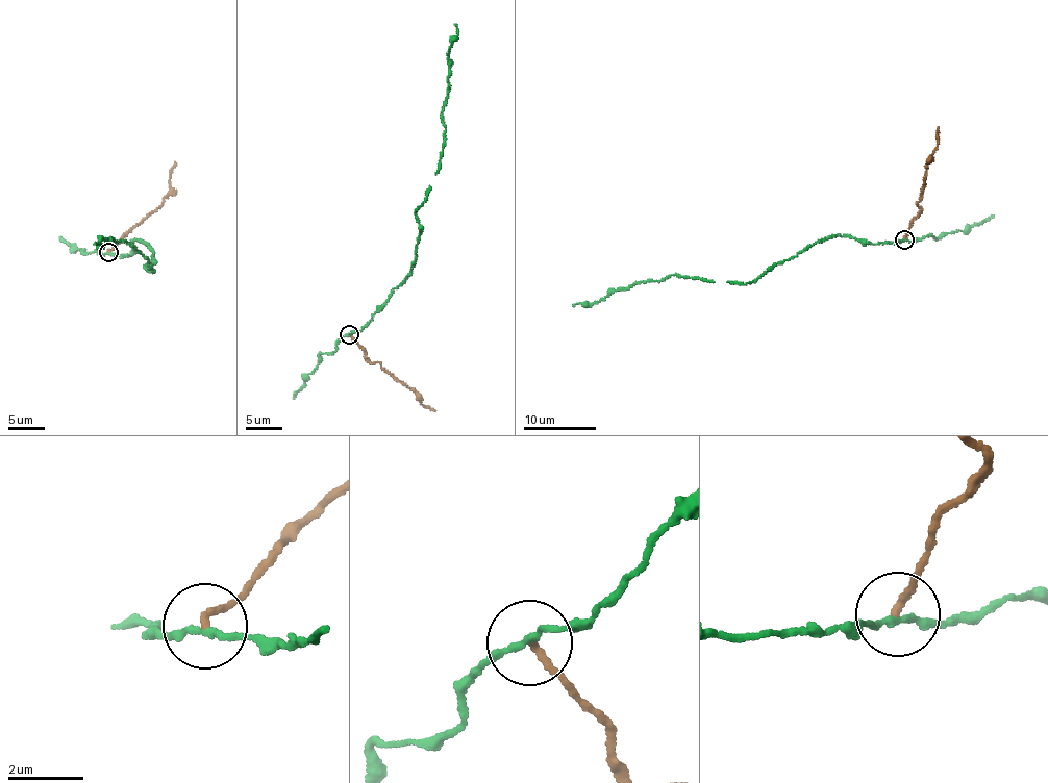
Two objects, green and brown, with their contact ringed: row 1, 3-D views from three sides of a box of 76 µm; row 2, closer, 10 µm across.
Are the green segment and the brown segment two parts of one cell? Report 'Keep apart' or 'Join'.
Keep apart

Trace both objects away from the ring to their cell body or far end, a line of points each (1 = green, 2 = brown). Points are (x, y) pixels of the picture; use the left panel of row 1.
1: (109, 252), (128, 256), (132, 241), (143, 240), (154, 255), (146, 267), (153, 272), (123, 240), (93, 244)
2: (109, 252), (126, 231), (161, 204), (175, 161)

